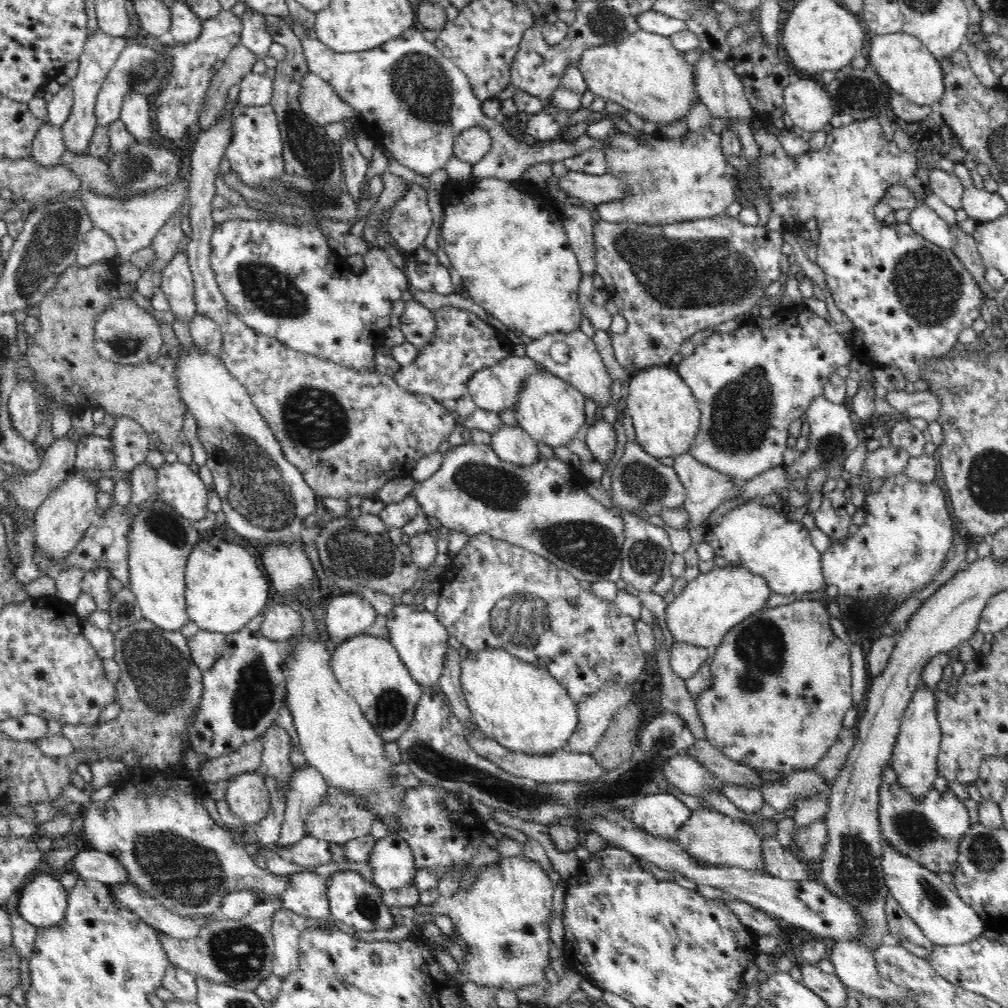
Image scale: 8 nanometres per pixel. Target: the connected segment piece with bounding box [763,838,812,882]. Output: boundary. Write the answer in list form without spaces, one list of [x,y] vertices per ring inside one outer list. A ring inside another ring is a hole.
[[[769,838],[763,841],[764,847],[764,860],[765,860],[765,872],[767,875],[774,876],[781,880],[792,880],[795,882],[804,882],[812,879],[809,872],[807,871],[808,865],[803,864],[802,861],[798,860],[791,851],[786,851],[782,848],[775,838]]]

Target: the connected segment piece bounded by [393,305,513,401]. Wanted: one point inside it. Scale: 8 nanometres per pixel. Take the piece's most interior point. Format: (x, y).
(464, 344)

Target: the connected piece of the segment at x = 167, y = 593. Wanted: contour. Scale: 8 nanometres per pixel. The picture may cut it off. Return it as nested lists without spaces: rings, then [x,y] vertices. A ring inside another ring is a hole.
[[[153,494],[135,516],[131,532],[129,567],[132,593],[136,595],[143,620],[154,624],[160,631],[170,635],[180,635],[182,626],[192,619],[188,615],[186,599],[186,567],[191,550],[204,535],[190,526],[191,521],[180,516],[158,501]]]

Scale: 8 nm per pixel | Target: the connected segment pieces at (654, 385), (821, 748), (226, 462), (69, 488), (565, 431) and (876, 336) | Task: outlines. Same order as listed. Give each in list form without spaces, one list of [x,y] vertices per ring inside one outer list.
[[[652,365],[631,373],[627,379],[630,386],[626,408],[639,445],[658,459],[689,450],[698,432],[701,414],[693,391],[681,374],[667,365]]]
[[[800,600],[799,602],[792,602],[792,604],[786,604],[786,606],[768,607],[762,610],[762,612],[758,612],[754,616],[750,616],[748,619],[740,622],[726,634],[722,644],[717,646],[717,652],[712,662],[711,676],[713,682],[707,689],[704,689],[704,692],[700,692],[694,698],[698,715],[704,725],[706,741],[709,744],[712,744],[714,748],[724,753],[735,763],[748,765],[752,768],[763,768],[767,771],[773,770],[785,775],[814,767],[828,754],[828,751],[832,750],[832,746],[838,740],[842,728],[845,728],[845,714],[849,708],[852,708],[854,702],[852,701],[852,689],[850,689],[853,652],[840,638],[834,635],[829,624],[830,619],[831,616],[826,608],[825,600]]]
[[[195,346],[189,352],[182,351],[180,347],[180,355],[181,359],[177,359],[180,393],[197,420],[197,435],[207,453],[206,464],[213,474],[214,490],[220,497],[225,520],[237,534],[252,544],[302,544],[302,532],[306,528],[304,520],[312,512],[321,511],[321,501],[315,490],[310,488],[302,471],[286,458],[280,441],[247,394],[245,386],[226,367],[222,367],[218,359],[200,355]]]
[[[72,471],[66,480],[58,484],[50,492],[47,499],[35,512],[35,534],[37,543],[42,548],[47,548],[53,556],[68,554],[76,540],[84,534],[86,528],[98,520],[98,496],[100,488],[94,478],[86,478],[82,472]]]
[[[536,373],[532,375],[524,386],[524,392],[520,396],[518,410],[515,417],[520,426],[540,444],[546,444],[550,448],[568,446],[572,438],[576,438],[578,430],[586,422],[584,402],[586,398],[572,389],[564,380],[550,373]]]
[[[876,115],[866,119],[855,119],[854,122],[850,122],[850,124],[842,124],[840,128],[833,128],[832,132],[827,134],[824,148],[814,150],[814,152],[806,152],[803,156],[800,156],[796,162],[787,158],[775,133],[769,133],[762,127],[754,129],[753,136],[756,138],[758,146],[760,146],[760,155],[756,160],[756,167],[758,167],[759,172],[762,172],[762,184],[760,184],[760,187],[762,187],[762,189],[768,189],[769,187],[772,189],[773,212],[783,217],[785,227],[787,227],[788,224],[792,226],[792,224],[799,223],[804,226],[811,217],[814,217],[817,221],[819,239],[817,244],[818,248],[816,248],[815,264],[824,271],[825,282],[831,289],[831,295],[835,305],[853,322],[853,329],[851,330],[852,339],[850,343],[853,345],[854,357],[856,356],[856,358],[870,366],[893,366],[902,372],[902,375],[904,375],[907,381],[916,382],[923,378],[923,374],[927,371],[928,367],[931,367],[931,362],[934,359],[948,355],[954,344],[958,342],[958,334],[974,324],[974,320],[980,316],[980,310],[982,310],[982,304],[984,304],[985,292],[981,289],[975,276],[972,276],[970,270],[966,268],[966,265],[958,259],[958,256],[956,256],[951,249],[942,248],[938,244],[934,244],[931,240],[924,238],[920,233],[914,232],[912,227],[906,226],[904,223],[896,222],[894,226],[889,226],[874,216],[873,206],[883,199],[888,188],[895,185],[897,181],[904,182],[905,179],[915,176],[917,169],[917,158],[913,154],[908,154],[905,150],[900,149],[895,138],[888,139],[886,132],[883,132],[882,126],[878,124],[879,120],[877,119],[878,116]]]

